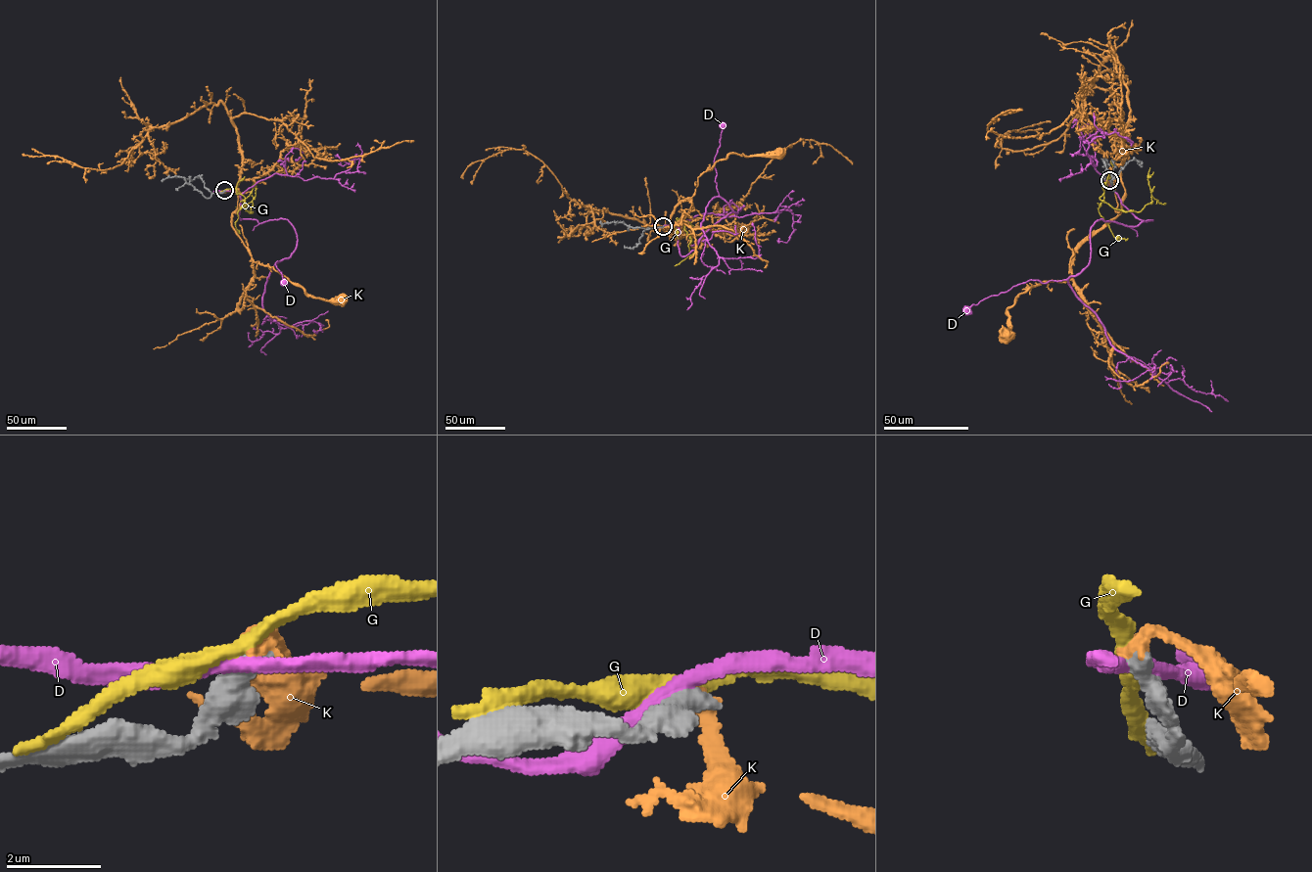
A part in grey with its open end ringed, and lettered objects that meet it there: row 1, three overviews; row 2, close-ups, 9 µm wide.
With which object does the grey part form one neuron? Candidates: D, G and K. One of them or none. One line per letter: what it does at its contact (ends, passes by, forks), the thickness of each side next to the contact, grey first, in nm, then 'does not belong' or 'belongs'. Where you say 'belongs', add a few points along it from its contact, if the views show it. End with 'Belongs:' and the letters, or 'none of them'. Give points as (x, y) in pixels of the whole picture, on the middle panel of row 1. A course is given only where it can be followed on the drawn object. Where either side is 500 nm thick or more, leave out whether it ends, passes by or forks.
D: 650/320 nm | does not belong
G: 550/340 nm | does not belong
K: 550/400 nm | belongs | via (663, 226), (679, 237), (671, 233), (671, 214), (693, 196), (698, 177), (717, 161), (733, 153), (780, 152)
Belongs: K

